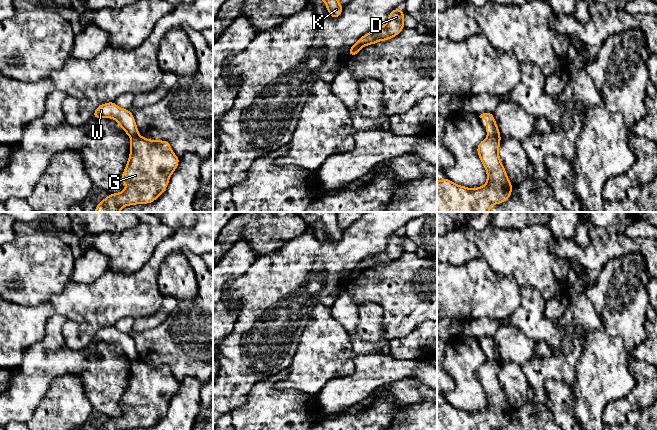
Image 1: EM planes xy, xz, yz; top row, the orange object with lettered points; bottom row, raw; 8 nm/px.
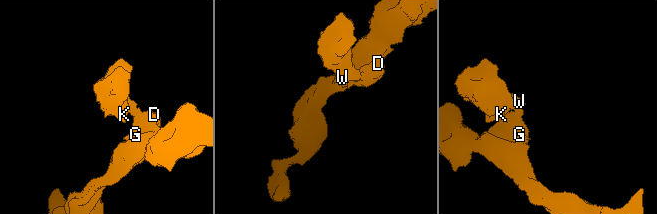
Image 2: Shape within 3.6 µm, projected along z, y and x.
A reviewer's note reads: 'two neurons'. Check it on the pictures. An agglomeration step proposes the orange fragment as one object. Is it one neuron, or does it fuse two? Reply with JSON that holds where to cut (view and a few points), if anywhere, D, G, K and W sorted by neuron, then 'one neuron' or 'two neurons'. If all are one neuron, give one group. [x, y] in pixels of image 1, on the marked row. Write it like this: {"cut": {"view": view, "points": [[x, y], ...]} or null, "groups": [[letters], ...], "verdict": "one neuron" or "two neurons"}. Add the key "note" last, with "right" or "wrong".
{"cut": {"view": "yz", "points": [[488, 135], [494, 135], [500, 139]]}, "groups": [["D", "G"], ["K", "W"]], "verdict": "two neurons", "note": "right"}

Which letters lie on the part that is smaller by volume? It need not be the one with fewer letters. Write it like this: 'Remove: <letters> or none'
Remove: K, W

